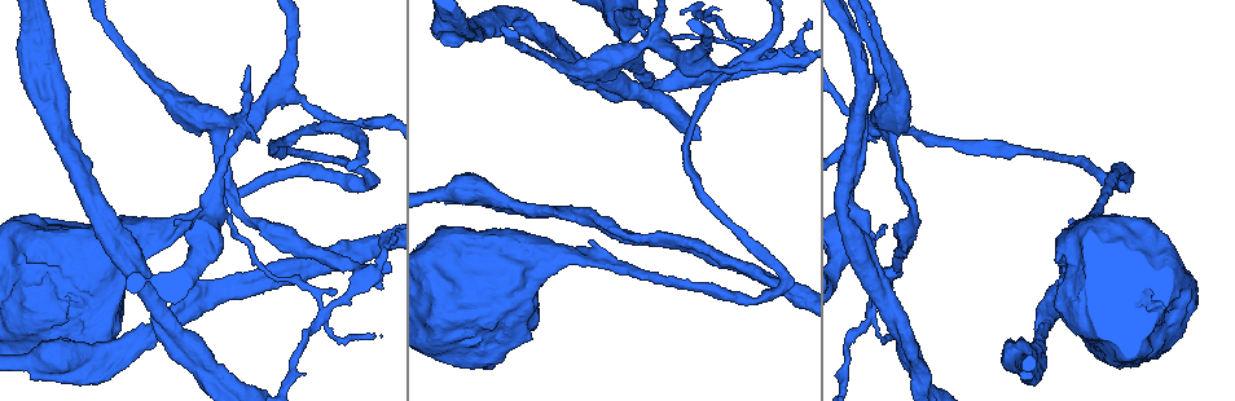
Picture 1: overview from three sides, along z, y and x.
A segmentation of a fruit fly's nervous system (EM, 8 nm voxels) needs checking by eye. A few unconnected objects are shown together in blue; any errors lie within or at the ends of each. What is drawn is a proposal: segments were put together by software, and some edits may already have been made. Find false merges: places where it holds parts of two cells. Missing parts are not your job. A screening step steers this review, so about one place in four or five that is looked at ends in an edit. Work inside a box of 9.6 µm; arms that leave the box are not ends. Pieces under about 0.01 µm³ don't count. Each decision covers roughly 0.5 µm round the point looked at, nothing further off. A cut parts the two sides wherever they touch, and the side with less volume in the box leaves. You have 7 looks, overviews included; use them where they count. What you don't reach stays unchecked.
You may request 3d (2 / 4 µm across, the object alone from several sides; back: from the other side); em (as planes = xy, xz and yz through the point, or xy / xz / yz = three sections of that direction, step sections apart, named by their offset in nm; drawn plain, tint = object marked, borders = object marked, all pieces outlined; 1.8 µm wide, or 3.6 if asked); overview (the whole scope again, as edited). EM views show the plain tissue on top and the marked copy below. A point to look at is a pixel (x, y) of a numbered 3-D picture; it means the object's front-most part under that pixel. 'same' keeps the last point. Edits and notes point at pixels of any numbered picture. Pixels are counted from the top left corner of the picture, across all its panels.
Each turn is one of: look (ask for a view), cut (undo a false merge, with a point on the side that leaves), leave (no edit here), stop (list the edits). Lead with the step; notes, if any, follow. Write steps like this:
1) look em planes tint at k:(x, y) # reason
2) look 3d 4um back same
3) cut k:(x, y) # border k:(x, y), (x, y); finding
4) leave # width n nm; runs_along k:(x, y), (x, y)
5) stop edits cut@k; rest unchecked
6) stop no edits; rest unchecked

look 3d 2um back at 1:(115, 348) # closes a loop

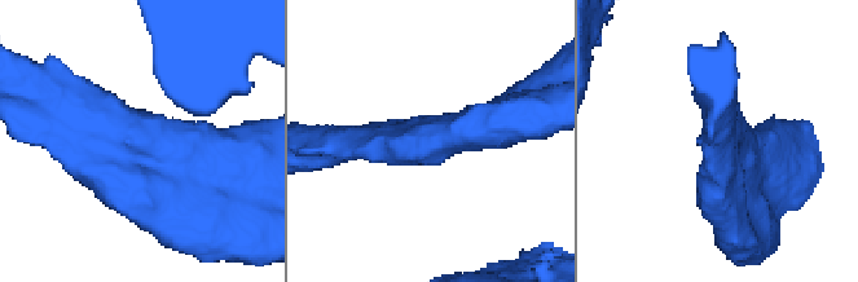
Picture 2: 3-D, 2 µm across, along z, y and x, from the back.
look em yz step 8 tint at 2:(152, 149) # shape alone is not enough

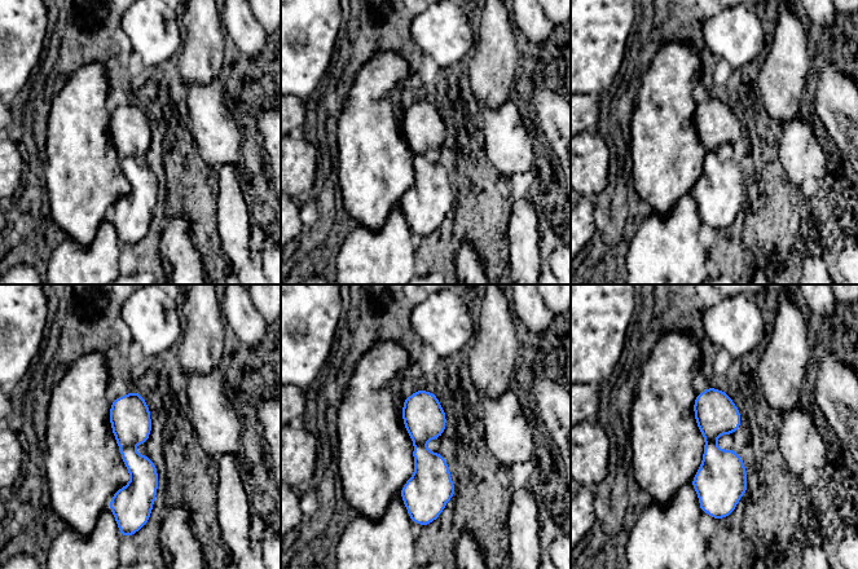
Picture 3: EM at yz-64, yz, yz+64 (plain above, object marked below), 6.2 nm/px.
look em planes tint same

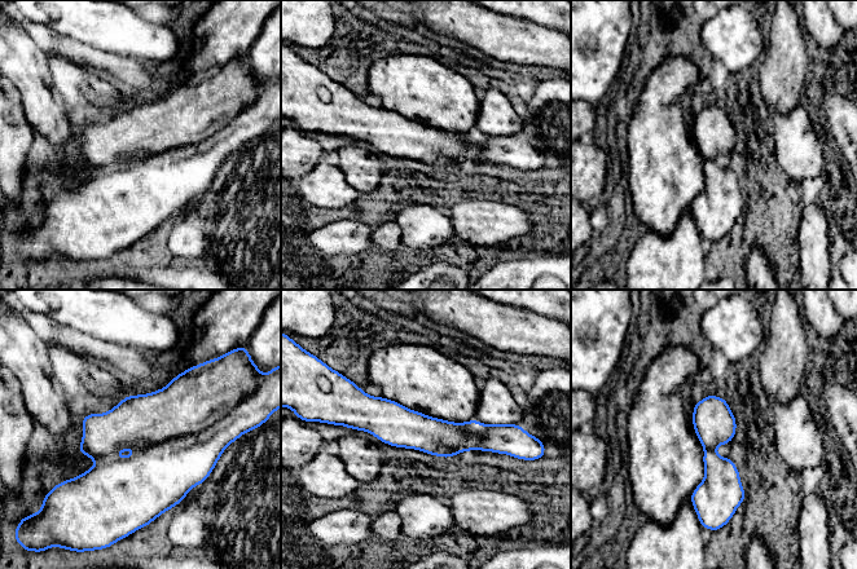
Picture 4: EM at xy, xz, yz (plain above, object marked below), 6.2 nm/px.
leave # width 260 nm; continuous, no second cell

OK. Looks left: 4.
look 3d 2um at 1:(188, 312) # two arms in line, one across

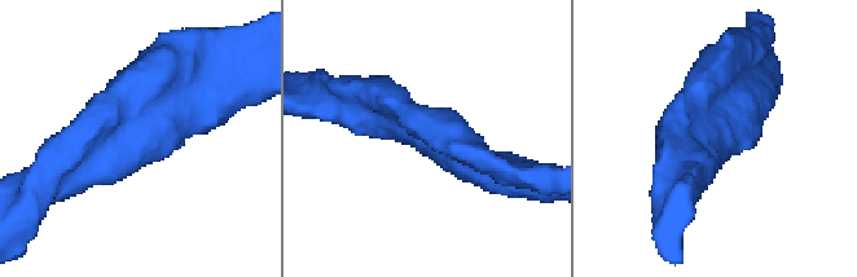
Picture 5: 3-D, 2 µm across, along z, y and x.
look em planes tint at 5:(720, 134)

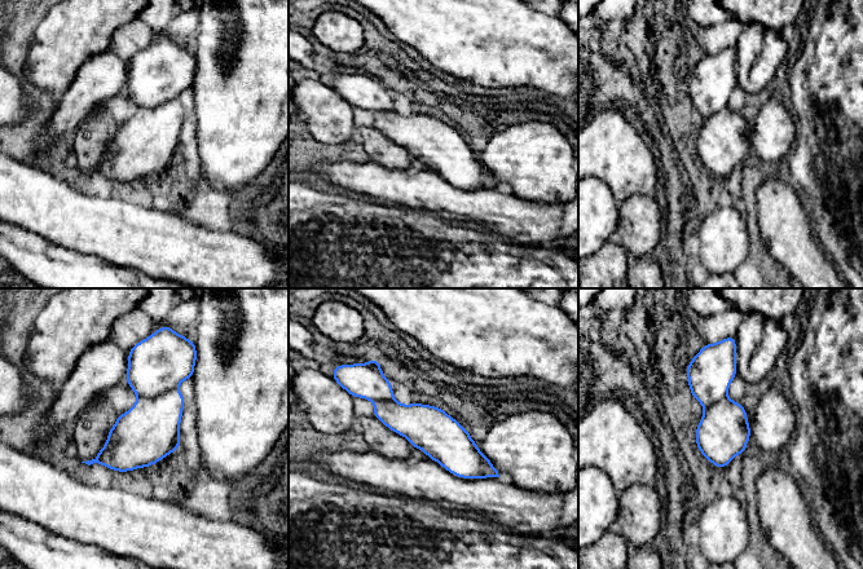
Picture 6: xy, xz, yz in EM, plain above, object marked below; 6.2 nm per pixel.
leave # runs_along 6:(368, 393), (494, 473); one cell here

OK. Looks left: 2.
look 3d 4um at 1:(452, 21) # two arms in line, one across

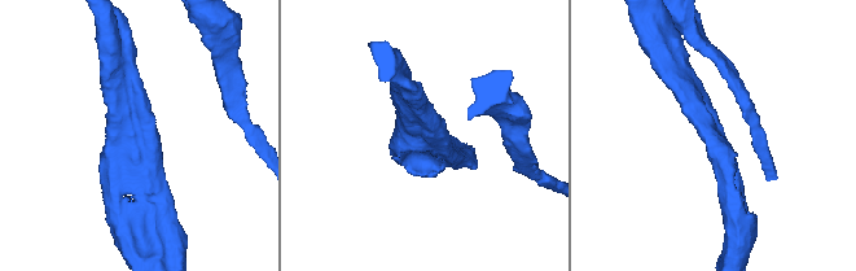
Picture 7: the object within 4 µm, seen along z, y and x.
look em planes tint at 7:(717, 147)

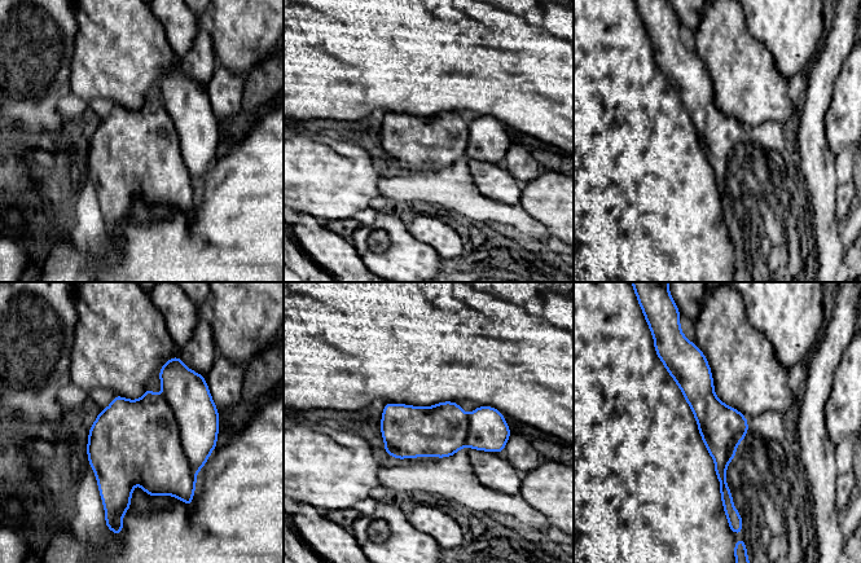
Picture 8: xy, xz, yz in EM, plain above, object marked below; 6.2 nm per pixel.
leave # runs_along 8:(692, 355), (721, 427), (729, 504); one cell here

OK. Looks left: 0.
stop no edits; rest unchecked

